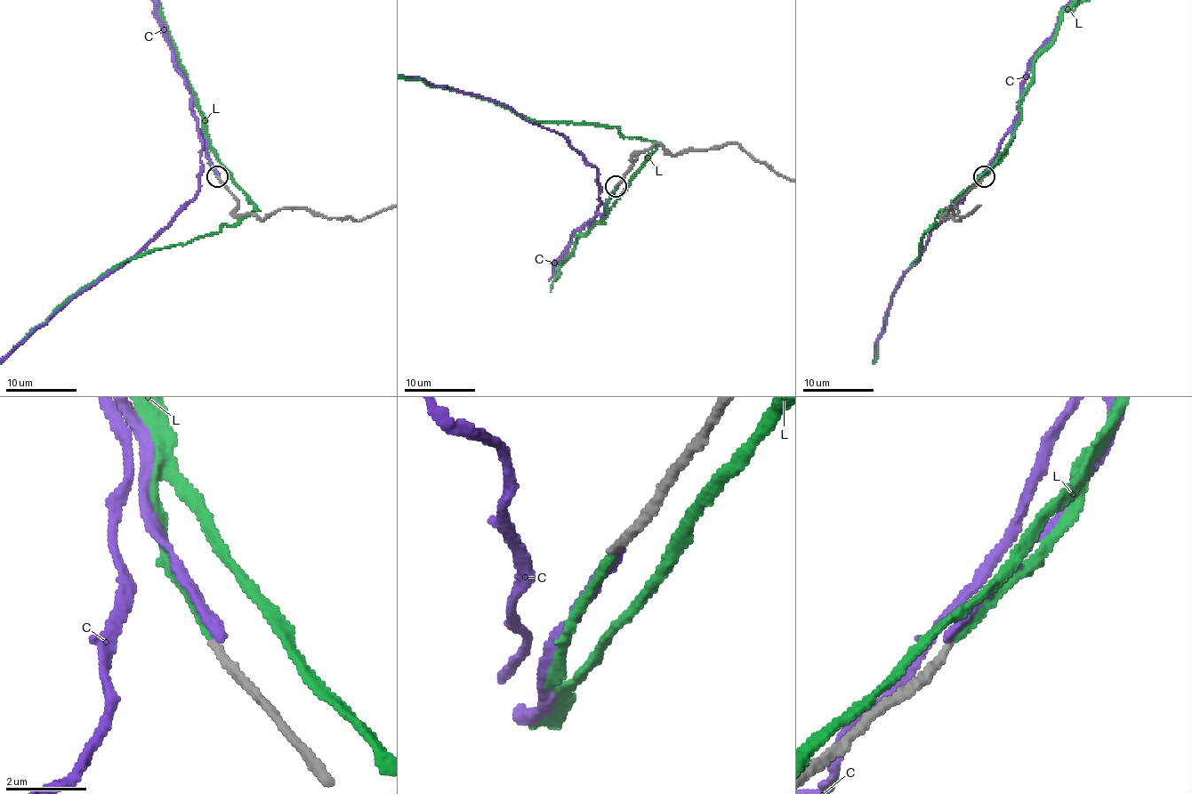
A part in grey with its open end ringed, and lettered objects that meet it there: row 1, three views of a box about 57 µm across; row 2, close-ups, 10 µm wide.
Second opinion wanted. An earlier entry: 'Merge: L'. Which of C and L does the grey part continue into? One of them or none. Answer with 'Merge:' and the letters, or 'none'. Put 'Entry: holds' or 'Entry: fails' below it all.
Merge: L
Entry: holds

